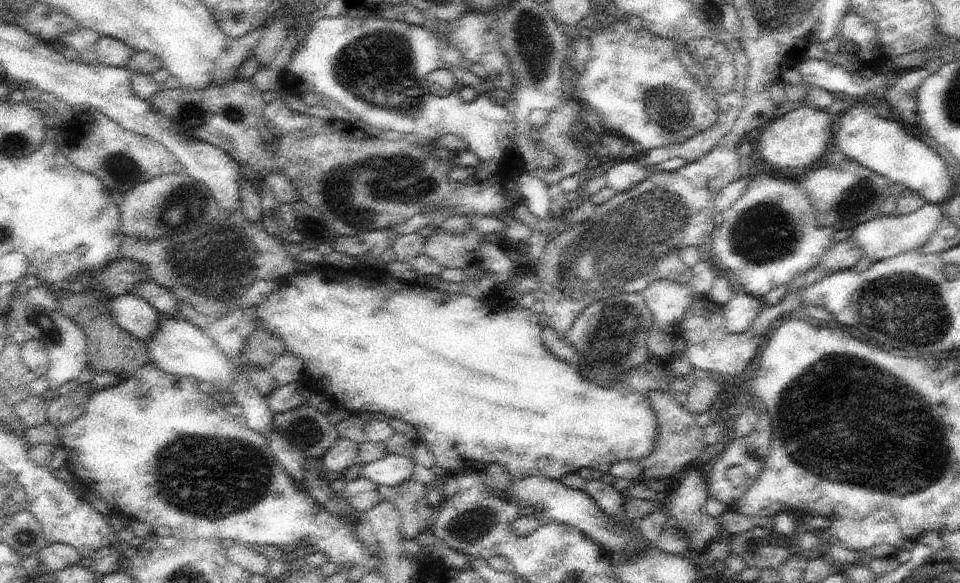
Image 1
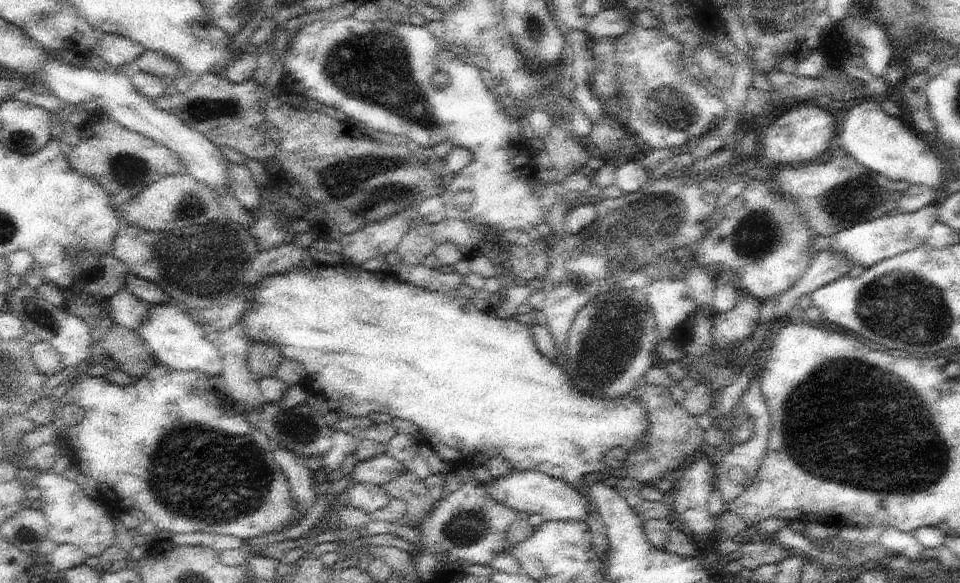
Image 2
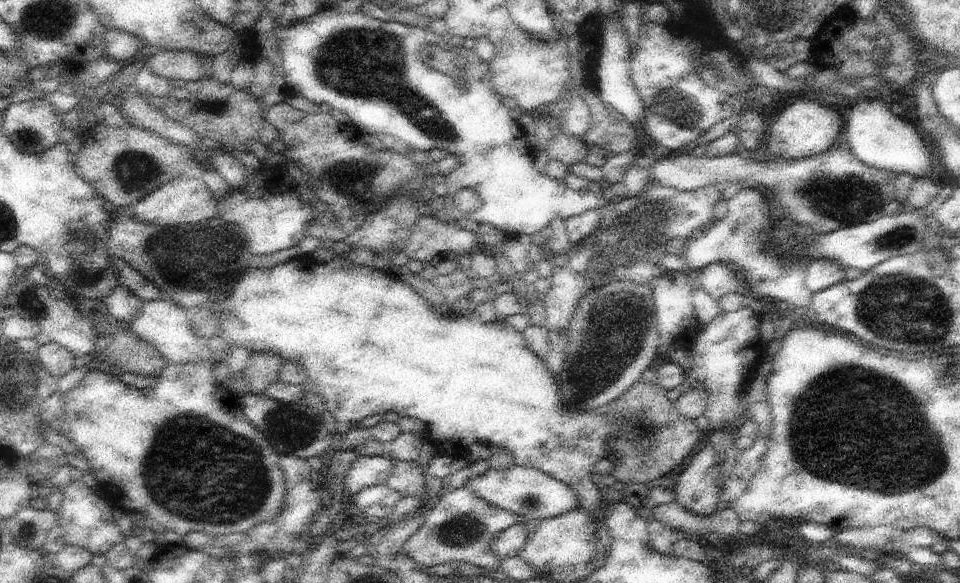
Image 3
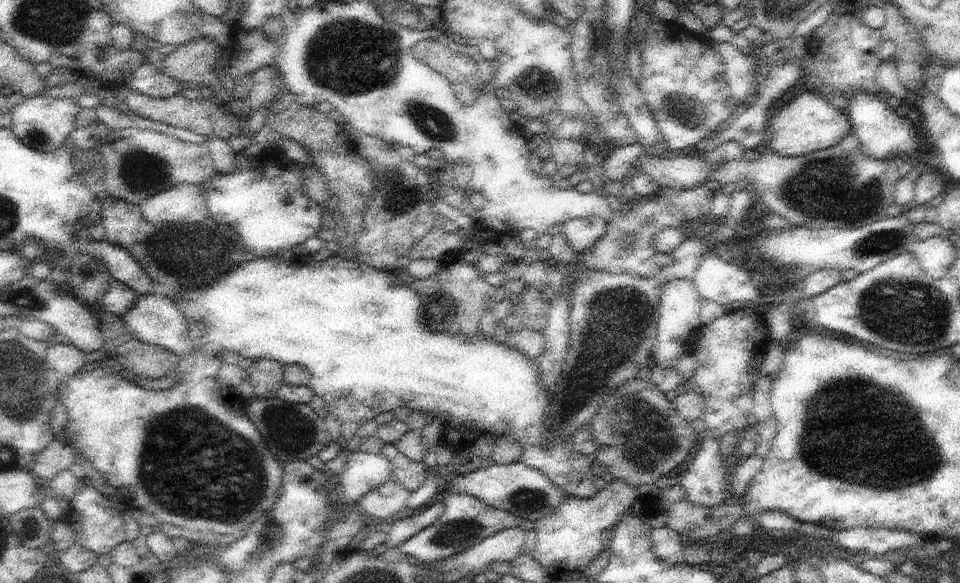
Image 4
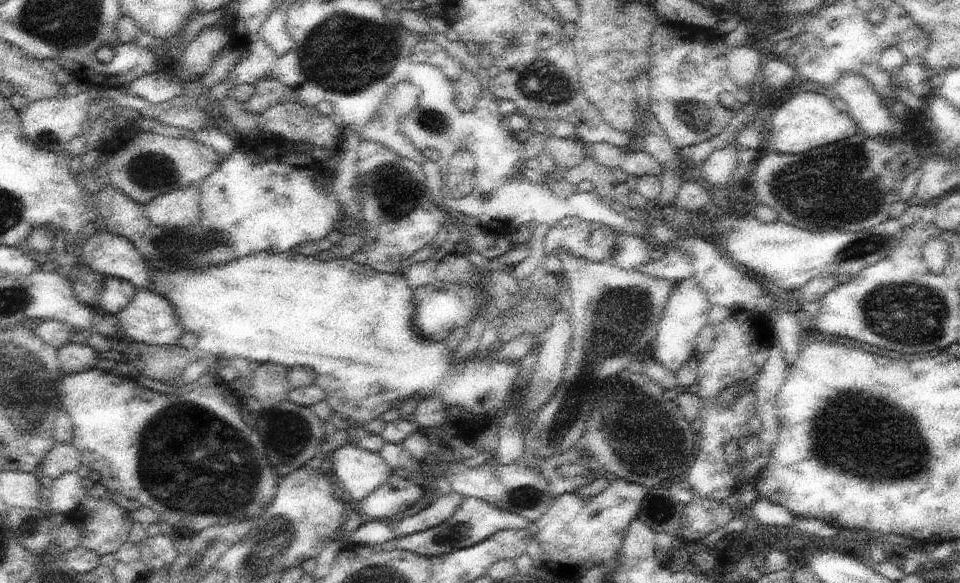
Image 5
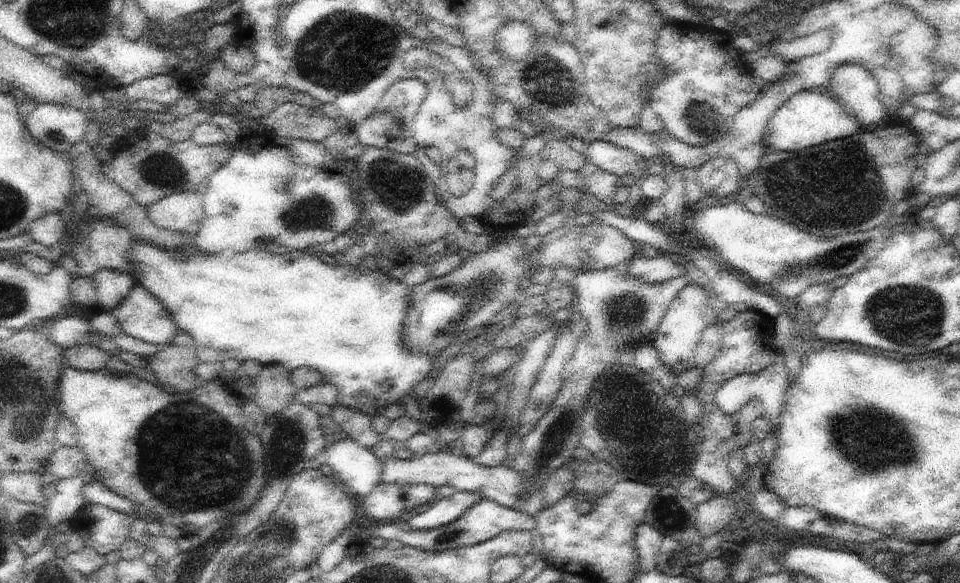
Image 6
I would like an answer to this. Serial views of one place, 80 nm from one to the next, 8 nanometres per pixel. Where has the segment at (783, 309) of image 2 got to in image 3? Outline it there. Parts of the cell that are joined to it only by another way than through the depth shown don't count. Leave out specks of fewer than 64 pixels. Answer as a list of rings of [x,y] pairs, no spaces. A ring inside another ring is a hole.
[[[812,259],[808,261],[806,269],[805,285],[814,294],[842,282],[847,270],[828,259]]]

